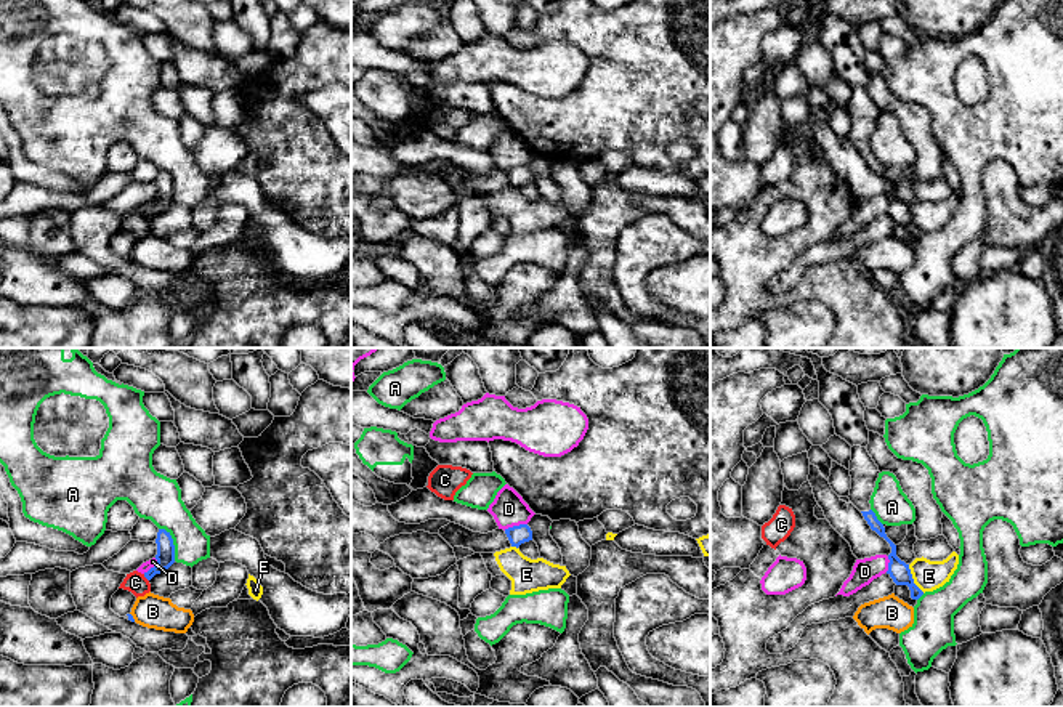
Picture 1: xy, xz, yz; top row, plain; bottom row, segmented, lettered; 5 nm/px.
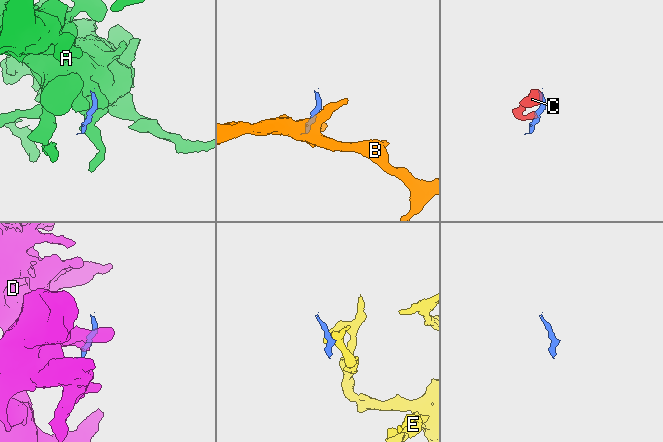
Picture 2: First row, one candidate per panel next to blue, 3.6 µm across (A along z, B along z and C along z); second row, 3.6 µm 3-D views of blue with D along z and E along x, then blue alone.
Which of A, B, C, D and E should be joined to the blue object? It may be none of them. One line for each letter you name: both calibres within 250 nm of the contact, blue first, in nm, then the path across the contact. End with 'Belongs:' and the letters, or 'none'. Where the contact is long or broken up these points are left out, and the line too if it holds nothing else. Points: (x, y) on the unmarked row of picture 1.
Belongs: none

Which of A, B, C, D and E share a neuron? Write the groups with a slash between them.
A / B / C / D / E

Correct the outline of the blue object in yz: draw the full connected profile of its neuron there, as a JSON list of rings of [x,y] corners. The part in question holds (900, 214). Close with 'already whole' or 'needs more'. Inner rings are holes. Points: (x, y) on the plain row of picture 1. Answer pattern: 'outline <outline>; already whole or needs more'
outline [[[853,87],[850,101],[851,130],[848,139],[863,154],[871,170],[890,184],[891,194],[888,196],[890,204],[887,215],[896,226],[907,226],[911,231],[911,239],[919,240],[924,232],[914,224],[909,205],[896,197],[896,186],[887,178],[883,165],[871,151],[869,141],[874,133],[879,114],[879,107],[869,96],[867,90]]]; needs more

